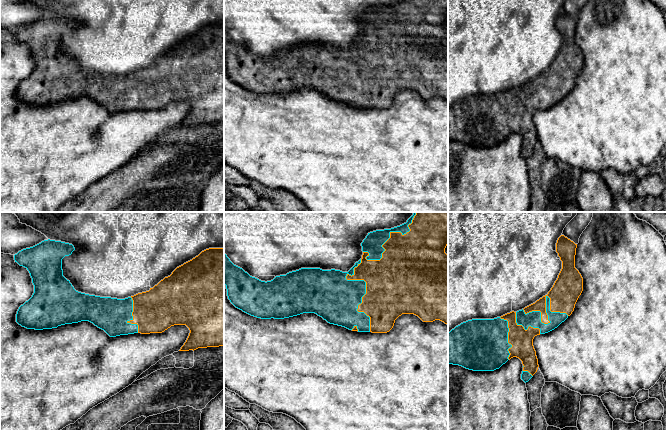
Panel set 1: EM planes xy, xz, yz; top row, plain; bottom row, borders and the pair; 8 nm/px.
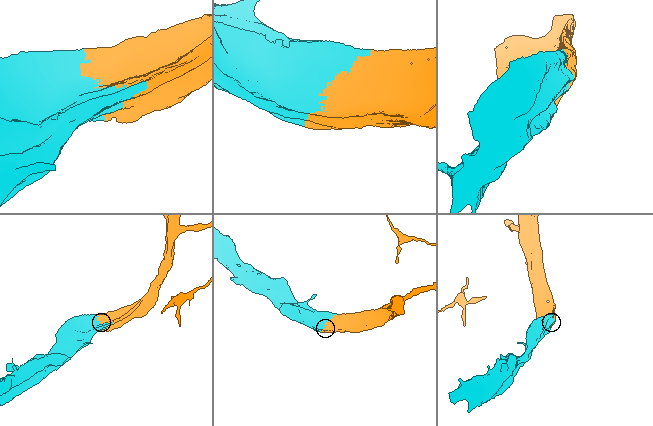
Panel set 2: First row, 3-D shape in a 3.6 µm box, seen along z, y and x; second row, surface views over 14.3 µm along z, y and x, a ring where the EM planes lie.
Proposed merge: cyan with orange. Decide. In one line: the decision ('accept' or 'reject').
accept

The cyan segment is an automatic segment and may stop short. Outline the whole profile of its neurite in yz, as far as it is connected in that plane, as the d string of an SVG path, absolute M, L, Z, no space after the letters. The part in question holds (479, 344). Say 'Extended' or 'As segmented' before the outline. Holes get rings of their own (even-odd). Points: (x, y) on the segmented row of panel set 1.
Extended. M561 235L556 243L556 252L562 261L562 269L553 287L547 295L535 303L517 312L510 312L494 319L472 319L461 323L448 333L448 364L459 365L473 371L494 371L513 357L522 361L521 379L526 383L538 370L538 359L533 346L533 339L540 334L548 333L557 328L574 311L575 304L583 291L583 278L575 268L577 244Z

